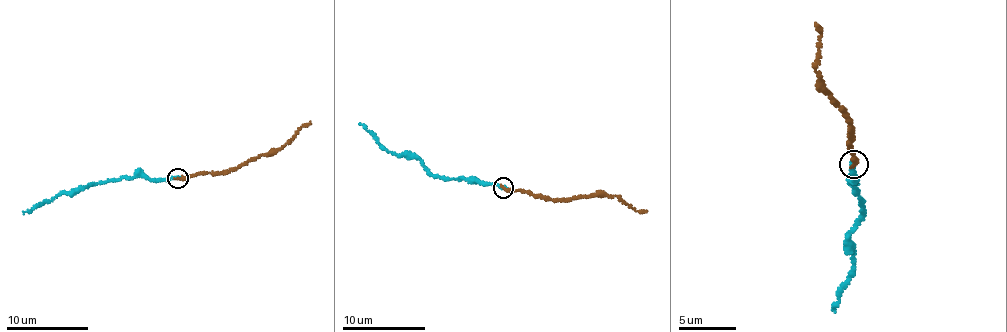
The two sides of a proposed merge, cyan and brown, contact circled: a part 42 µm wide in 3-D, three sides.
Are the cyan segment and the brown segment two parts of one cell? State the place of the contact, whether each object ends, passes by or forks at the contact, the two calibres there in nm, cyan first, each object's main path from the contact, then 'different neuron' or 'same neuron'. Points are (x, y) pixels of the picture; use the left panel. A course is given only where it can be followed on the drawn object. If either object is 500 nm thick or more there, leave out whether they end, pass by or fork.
place (177, 178); cyan ends; brown ends; calibres 340 and 200 nm; course cyan (177, 179), (139, 177), (99, 181), (23, 211); course brown (177, 179), (229, 168), (276, 152), (310, 121); same neuron

